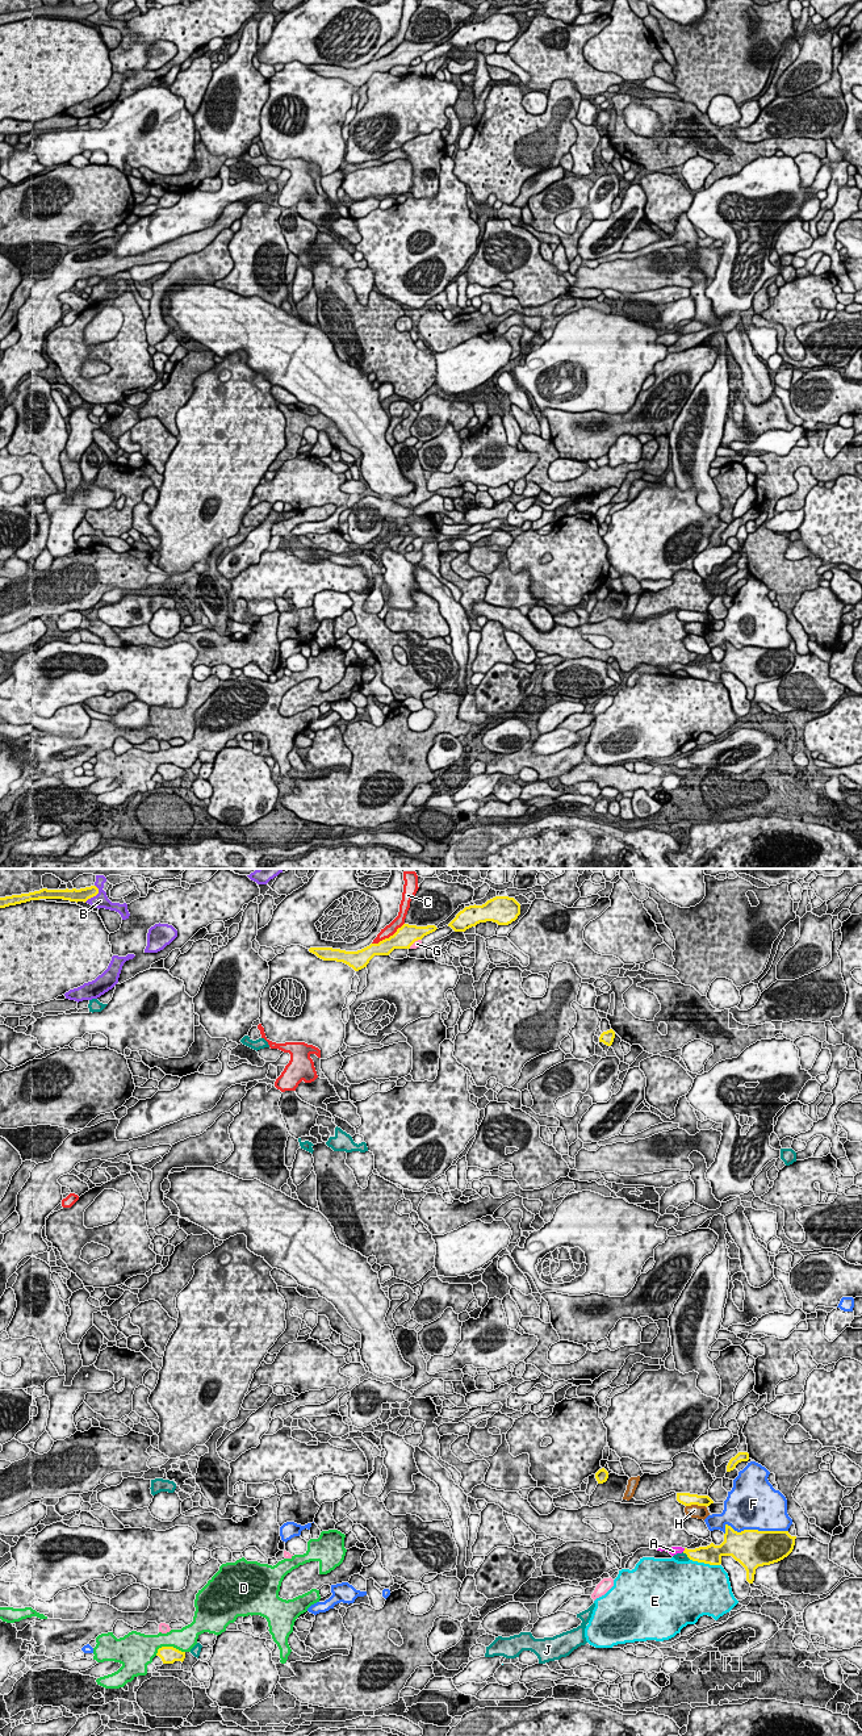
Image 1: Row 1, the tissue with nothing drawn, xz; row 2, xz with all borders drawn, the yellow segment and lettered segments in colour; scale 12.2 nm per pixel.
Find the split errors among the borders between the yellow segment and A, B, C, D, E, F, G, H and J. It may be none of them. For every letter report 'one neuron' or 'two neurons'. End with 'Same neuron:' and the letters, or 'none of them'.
A: one neuron
B: two neurons
C: two neurons
D: two neurons
E: two neurons
F: two neurons
G: two neurons
H: two neurons
J: two neurons
Same neuron: A

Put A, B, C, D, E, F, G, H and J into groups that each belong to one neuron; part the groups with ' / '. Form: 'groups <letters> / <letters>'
groups A / B / C / D / E / F / G H / J

